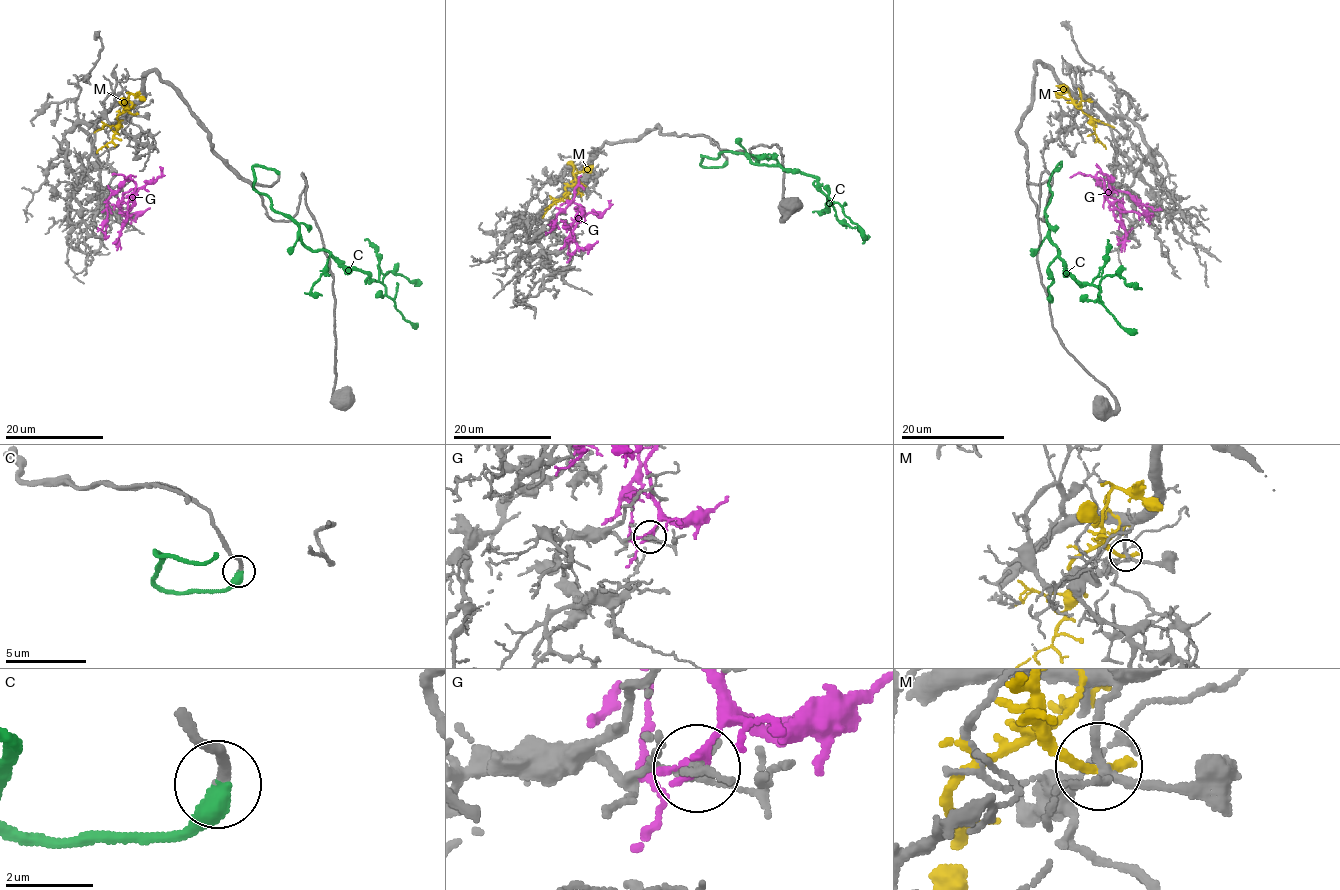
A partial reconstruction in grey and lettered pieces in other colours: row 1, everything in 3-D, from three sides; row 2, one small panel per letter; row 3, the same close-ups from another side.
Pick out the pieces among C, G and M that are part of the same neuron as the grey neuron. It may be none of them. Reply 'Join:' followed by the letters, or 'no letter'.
Join: C

